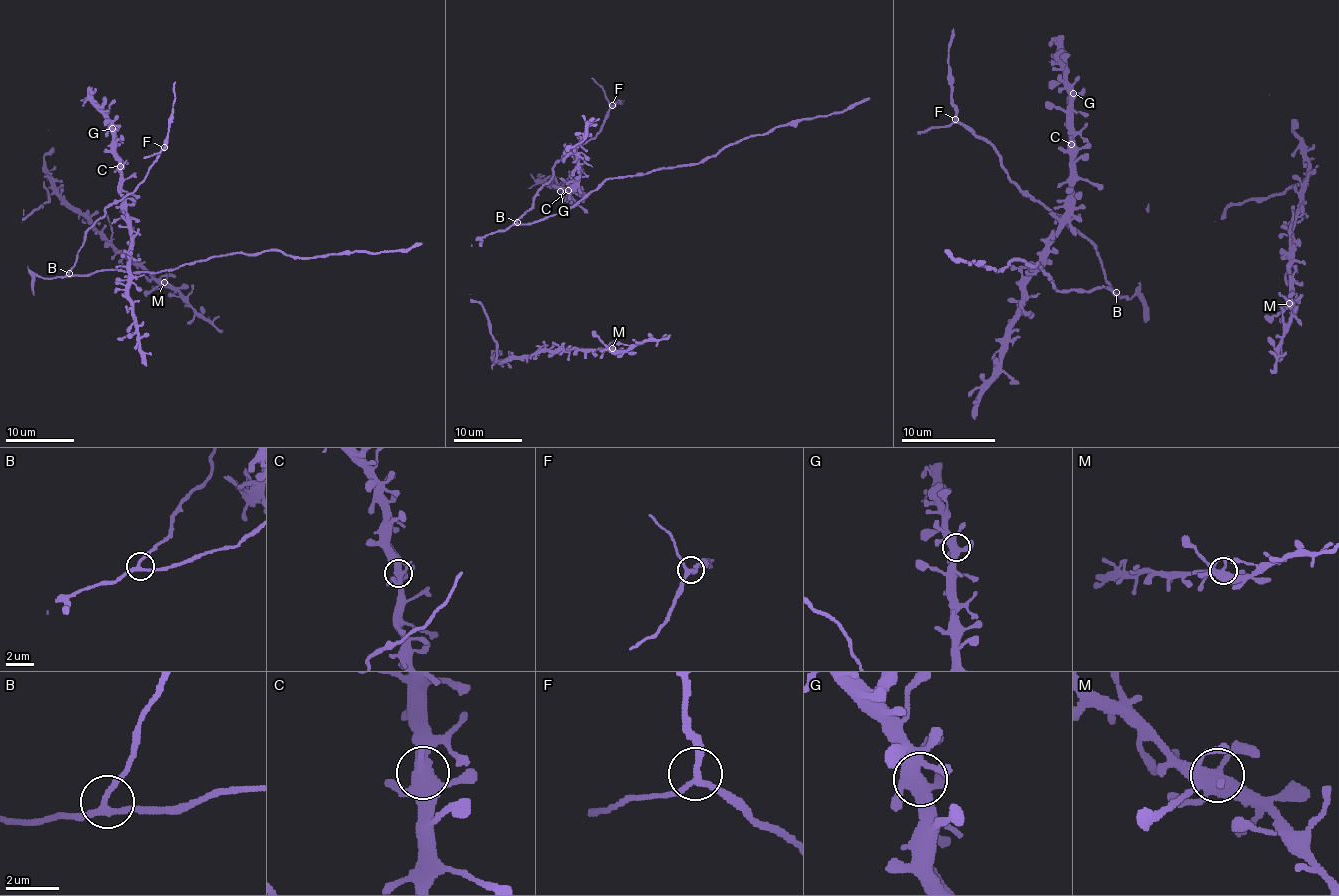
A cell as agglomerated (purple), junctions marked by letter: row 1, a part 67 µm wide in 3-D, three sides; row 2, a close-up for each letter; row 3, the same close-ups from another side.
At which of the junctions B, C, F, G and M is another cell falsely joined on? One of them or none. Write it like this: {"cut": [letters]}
{"cut": []}

